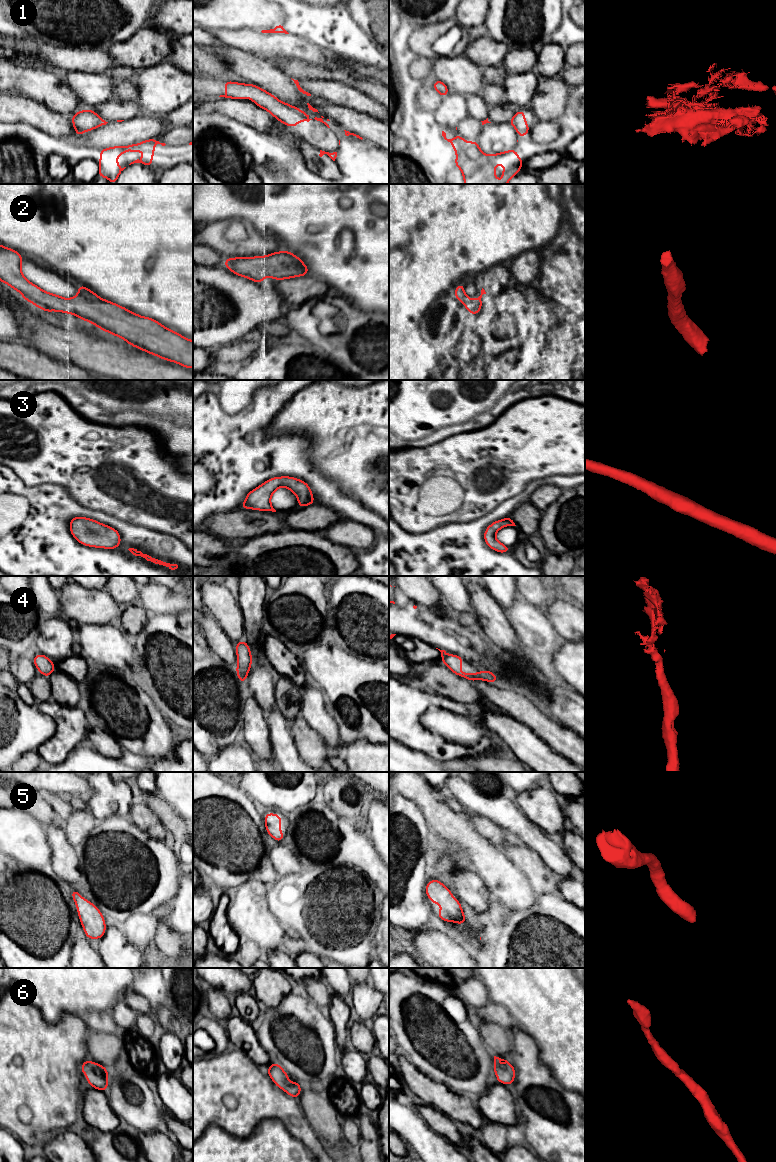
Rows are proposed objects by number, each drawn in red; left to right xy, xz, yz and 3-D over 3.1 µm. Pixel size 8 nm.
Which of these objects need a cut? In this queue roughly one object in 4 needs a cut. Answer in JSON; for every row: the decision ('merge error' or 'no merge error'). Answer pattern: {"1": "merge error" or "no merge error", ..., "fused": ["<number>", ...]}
{"1": "no merge error", "2": "no merge error", "3": "no merge error", "4": "no merge error", "5": "no merge error", "6": "no merge error", "fused": []}

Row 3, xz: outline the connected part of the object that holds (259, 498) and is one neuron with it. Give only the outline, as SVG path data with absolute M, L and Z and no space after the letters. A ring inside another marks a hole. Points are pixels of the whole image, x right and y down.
M283 476L271 478L250 491L246 495L241 509L276 512L271 505L270 499L279 487L286 487L297 496L298 507L305 507L315 503L311 489L306 482L294 477Z

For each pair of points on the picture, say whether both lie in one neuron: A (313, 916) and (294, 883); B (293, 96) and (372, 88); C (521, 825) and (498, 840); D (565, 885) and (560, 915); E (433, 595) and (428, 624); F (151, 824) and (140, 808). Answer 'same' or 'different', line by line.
A: same
B: different
C: different
D: different
E: different
F: same

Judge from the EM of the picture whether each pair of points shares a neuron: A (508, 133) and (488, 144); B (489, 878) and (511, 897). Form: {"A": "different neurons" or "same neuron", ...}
{"A": "same neuron", "B": "same neuron"}

